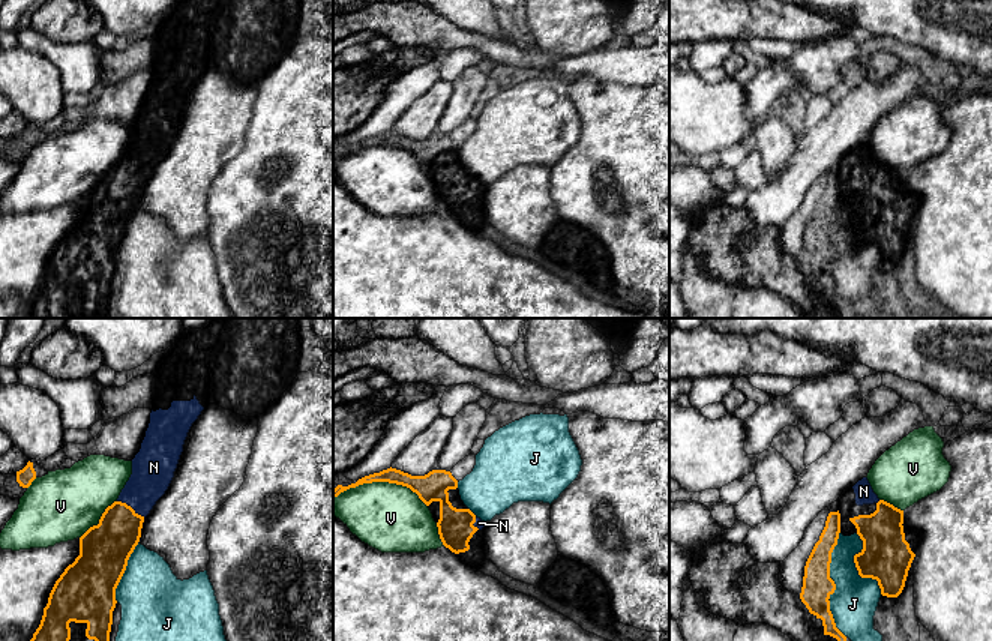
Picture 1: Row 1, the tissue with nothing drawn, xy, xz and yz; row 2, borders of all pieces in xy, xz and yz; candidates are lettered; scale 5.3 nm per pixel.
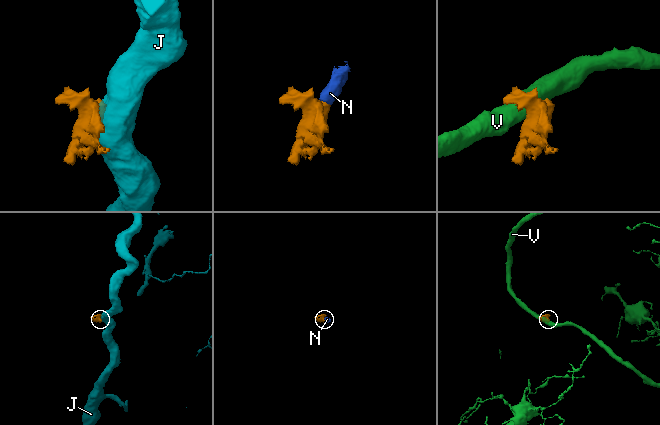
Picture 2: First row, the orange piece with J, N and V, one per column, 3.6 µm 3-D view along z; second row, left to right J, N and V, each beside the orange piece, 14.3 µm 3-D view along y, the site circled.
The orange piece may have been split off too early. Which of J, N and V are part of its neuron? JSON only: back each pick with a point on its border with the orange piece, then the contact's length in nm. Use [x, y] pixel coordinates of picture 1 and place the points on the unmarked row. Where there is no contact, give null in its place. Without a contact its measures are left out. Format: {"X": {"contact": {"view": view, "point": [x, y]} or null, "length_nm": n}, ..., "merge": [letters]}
{"N": {"contact": {"view": "xy", "point": [129, 170]}, "length_nm": 180}, "merge": ["N"]}

